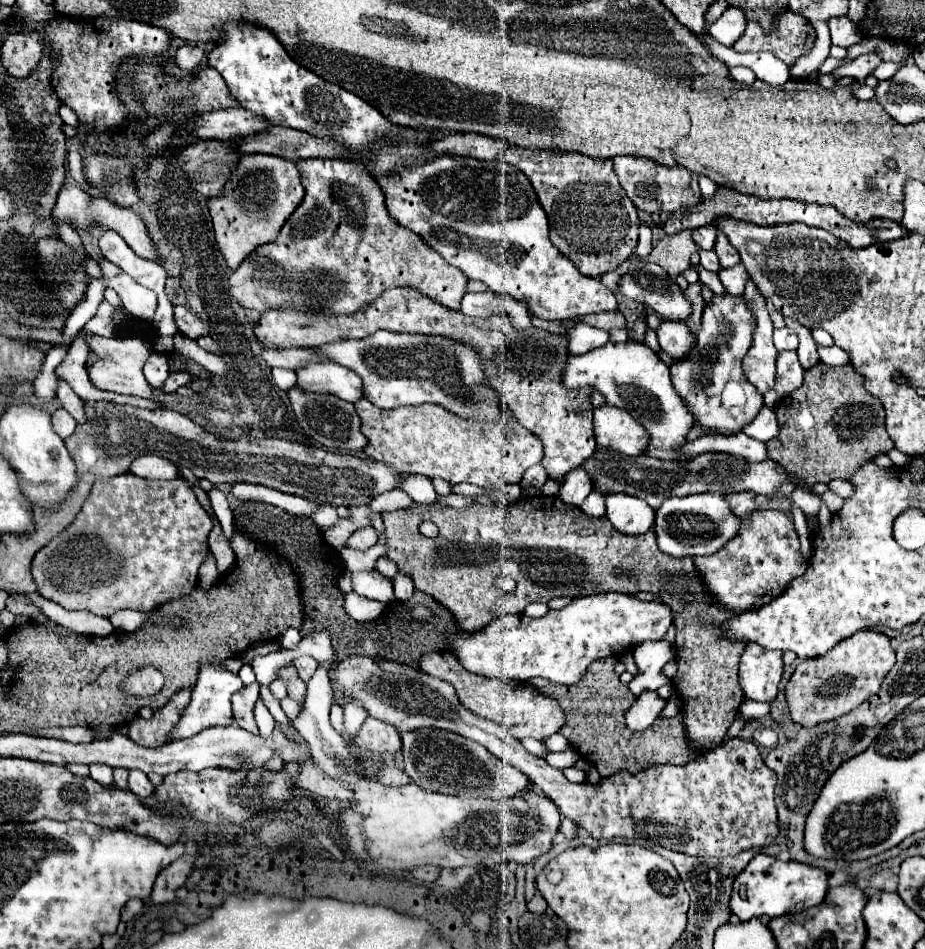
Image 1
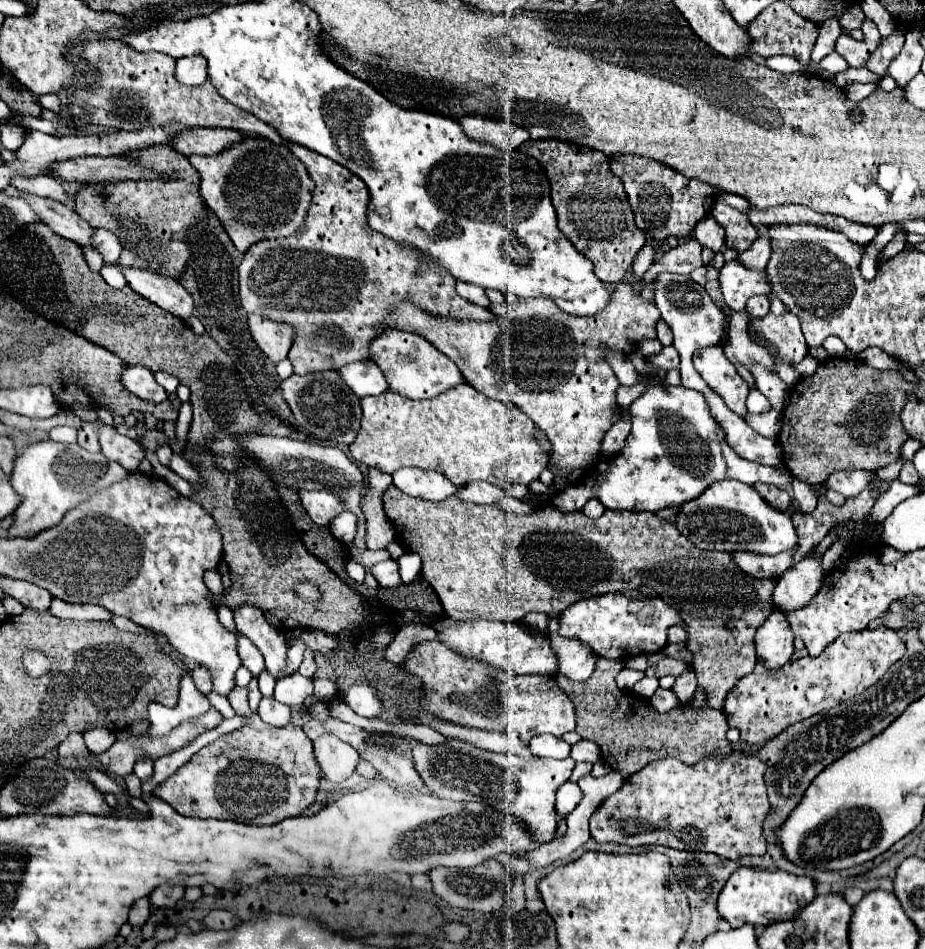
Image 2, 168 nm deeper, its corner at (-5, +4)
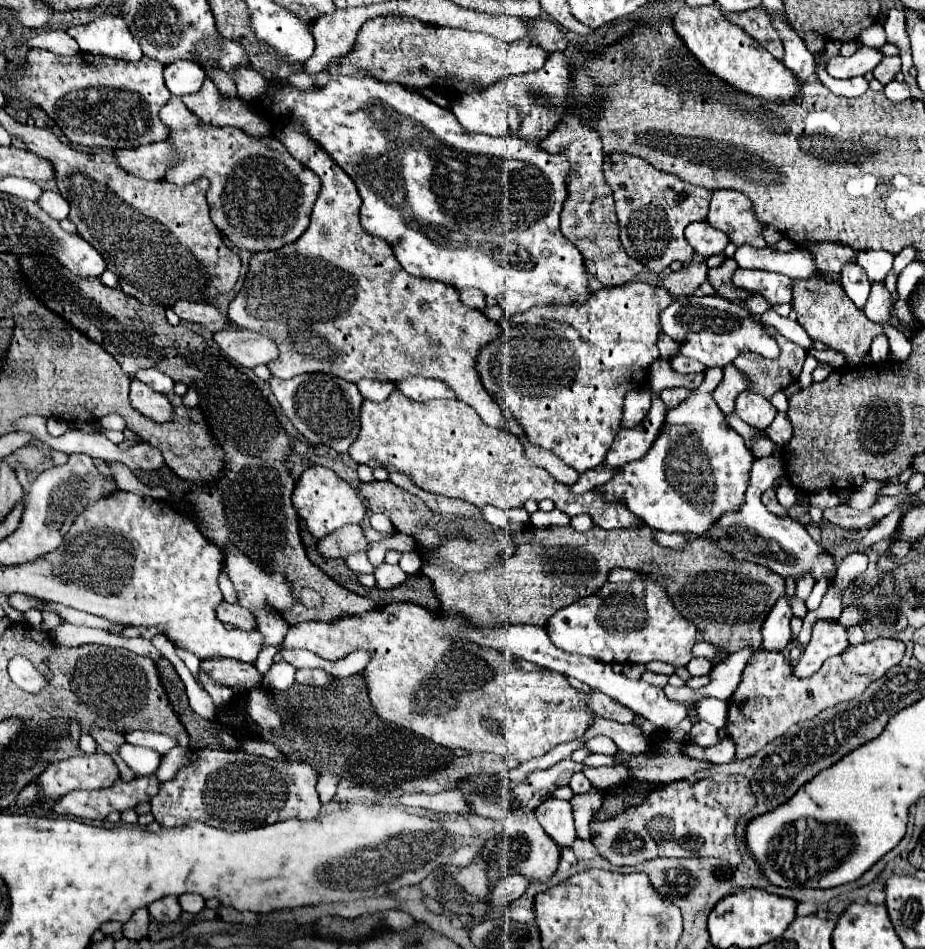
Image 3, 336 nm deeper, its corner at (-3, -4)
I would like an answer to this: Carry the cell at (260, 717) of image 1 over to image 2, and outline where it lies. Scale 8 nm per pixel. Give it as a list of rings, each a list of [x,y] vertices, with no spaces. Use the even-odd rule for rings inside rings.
[[[263,672],[259,676],[259,690],[261,690],[261,696],[269,698],[273,696],[273,686],[275,686],[275,680],[269,676],[269,672]]]

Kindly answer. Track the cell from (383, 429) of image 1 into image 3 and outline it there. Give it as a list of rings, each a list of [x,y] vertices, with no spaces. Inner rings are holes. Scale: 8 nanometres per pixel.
[[[395,390],[385,402],[365,400],[361,406],[361,432],[359,432],[357,440],[351,444],[349,454],[357,464],[375,462],[387,470],[395,470],[395,472],[409,476],[425,492],[441,494],[447,498],[459,498],[459,500],[475,504],[477,508],[491,504],[501,510],[509,510],[509,508],[521,508],[527,500],[541,502],[541,500],[549,498],[567,516],[573,518],[577,514],[589,514],[593,524],[599,528],[605,528],[605,530],[639,528],[639,524],[643,524],[643,520],[639,520],[631,510],[627,510],[625,502],[607,500],[607,498],[603,498],[603,494],[597,488],[575,496],[571,492],[571,486],[565,486],[565,484],[553,480],[545,468],[535,466],[525,456],[523,444],[519,442],[517,436],[513,436],[507,430],[487,426],[471,406],[467,406],[465,402],[459,402],[459,400],[415,402],[415,400],[407,398],[401,390]]]

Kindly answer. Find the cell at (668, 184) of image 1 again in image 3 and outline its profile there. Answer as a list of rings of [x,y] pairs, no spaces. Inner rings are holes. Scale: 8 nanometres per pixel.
[[[607,154],[603,160],[605,182],[615,198],[615,214],[619,224],[619,242],[629,258],[635,258],[651,272],[663,272],[671,262],[689,264],[693,250],[683,236],[689,222],[705,220],[711,202],[711,190],[691,186],[679,176],[653,168],[645,158],[631,154]]]

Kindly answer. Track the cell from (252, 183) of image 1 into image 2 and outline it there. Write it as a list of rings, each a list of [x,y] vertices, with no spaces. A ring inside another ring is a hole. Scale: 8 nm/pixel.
[[[247,138],[245,142],[241,142],[241,146],[233,146],[233,150],[225,150],[225,154],[191,156],[189,160],[201,174],[201,188],[203,188],[201,194],[205,204],[217,214],[231,242],[241,254],[245,254],[253,244],[261,240],[285,238],[301,226],[315,186],[305,166],[291,154],[287,146],[273,144],[271,140],[265,140],[265,138]]]

